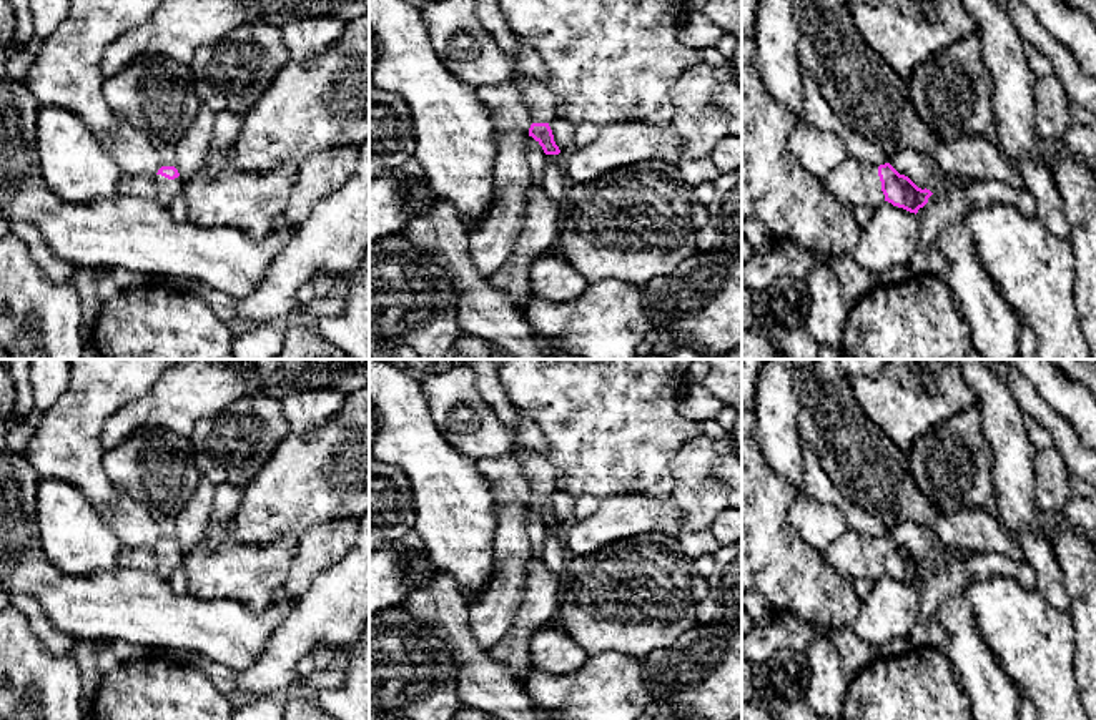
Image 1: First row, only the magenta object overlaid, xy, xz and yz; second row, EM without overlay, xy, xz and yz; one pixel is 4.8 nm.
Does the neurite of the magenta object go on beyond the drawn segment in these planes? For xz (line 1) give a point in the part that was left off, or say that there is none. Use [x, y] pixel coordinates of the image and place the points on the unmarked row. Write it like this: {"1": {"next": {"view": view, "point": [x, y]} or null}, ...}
{"1": {"next": {"view": "xz", "point": [539, 471]}}}

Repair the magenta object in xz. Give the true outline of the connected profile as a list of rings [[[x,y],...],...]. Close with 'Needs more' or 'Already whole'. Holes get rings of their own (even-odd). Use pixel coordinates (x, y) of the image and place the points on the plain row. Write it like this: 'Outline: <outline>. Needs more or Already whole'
Outline: [[[472,359],[471,367],[476,374],[476,389],[479,396],[494,407],[497,419],[512,432],[512,454],[521,461],[524,476],[529,481],[532,497],[529,509],[532,509],[546,527],[559,527],[560,522],[554,514],[549,496],[555,489],[557,471],[547,456],[522,449],[517,444],[517,412],[511,404],[501,379],[499,369],[492,359]]]. Needs more

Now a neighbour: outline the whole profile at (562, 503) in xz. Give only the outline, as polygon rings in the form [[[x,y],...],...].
[[[554,489],[554,492],[549,496],[554,514],[559,519],[559,522],[570,524],[572,522],[572,512],[575,505],[575,497],[570,494]]]

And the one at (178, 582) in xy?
[[[180,565],[171,577],[168,579],[170,589],[178,594],[185,595],[188,594],[188,575],[185,565]]]

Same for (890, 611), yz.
[[[883,574],[860,602],[852,630],[880,652],[886,652],[895,640],[908,637],[920,619],[920,605],[915,585]]]

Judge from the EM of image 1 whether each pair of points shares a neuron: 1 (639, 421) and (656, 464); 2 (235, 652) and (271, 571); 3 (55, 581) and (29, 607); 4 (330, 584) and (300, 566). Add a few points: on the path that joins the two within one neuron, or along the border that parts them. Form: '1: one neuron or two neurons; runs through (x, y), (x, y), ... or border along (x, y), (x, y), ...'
1: one neuron; runs through (639, 431), (639, 448), (646, 454)
2: two neurons; border along (217, 597), (235, 599), (258, 612), (273, 604)
3: two neurons; border along (17, 592), (32, 596), (45, 617), (62, 629)
4: two neurons; border along (346, 552), (323, 569), (313, 584), (291, 602)

